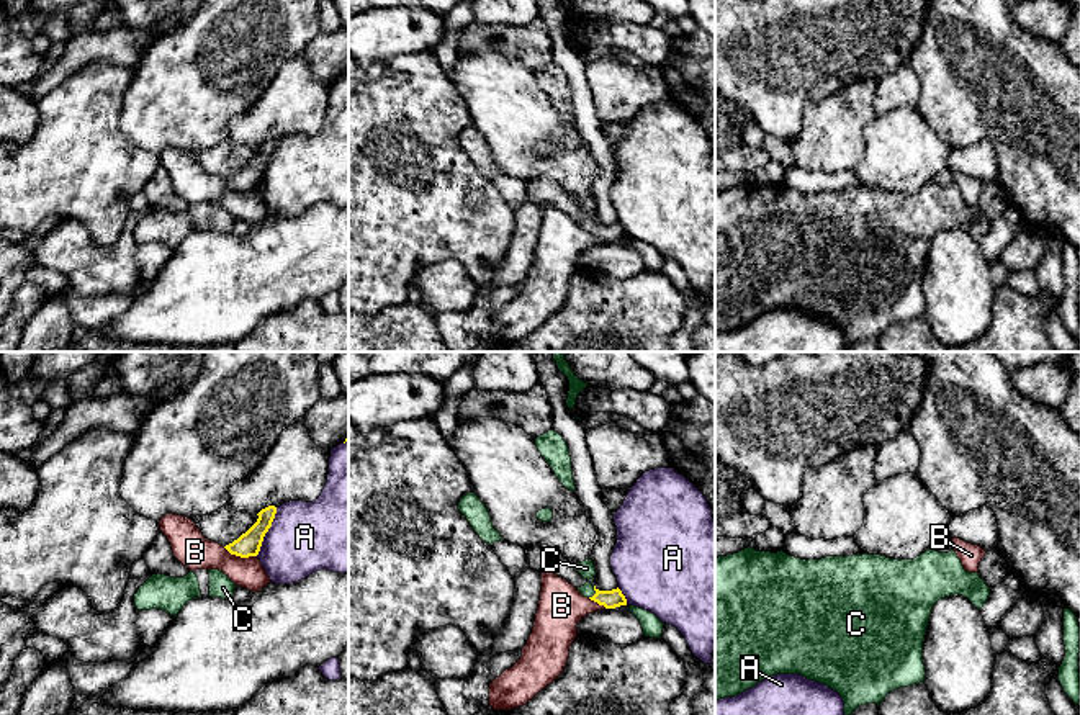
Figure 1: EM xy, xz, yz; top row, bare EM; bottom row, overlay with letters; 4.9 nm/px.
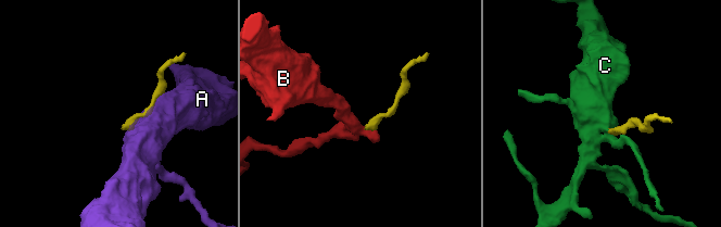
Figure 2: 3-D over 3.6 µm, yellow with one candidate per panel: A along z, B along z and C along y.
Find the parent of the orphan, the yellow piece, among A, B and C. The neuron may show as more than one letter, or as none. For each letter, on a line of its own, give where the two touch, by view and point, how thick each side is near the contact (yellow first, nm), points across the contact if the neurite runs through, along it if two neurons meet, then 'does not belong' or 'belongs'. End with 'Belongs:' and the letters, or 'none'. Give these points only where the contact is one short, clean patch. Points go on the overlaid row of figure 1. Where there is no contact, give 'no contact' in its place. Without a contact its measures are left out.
A: contact xy (272, 521); calibres 120 and 360 nm; does not belong
B: contact xy (239, 555); calibres 120 and 170 nm; border xy (223, 547), (241, 557), (256, 557); does not belong
C: contact xz (596, 593); calibres 90 and 80 nm; belongs
Belongs: C

